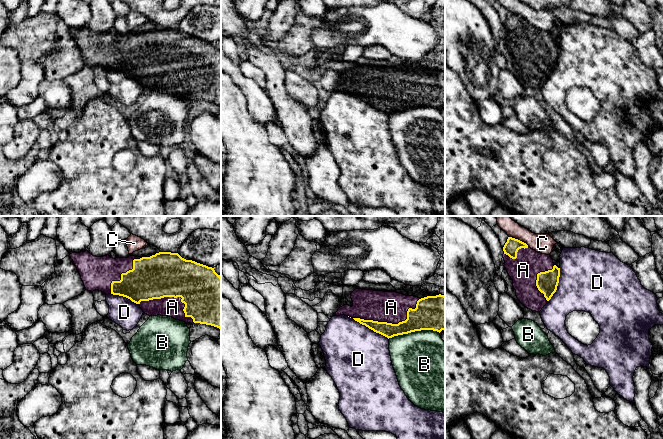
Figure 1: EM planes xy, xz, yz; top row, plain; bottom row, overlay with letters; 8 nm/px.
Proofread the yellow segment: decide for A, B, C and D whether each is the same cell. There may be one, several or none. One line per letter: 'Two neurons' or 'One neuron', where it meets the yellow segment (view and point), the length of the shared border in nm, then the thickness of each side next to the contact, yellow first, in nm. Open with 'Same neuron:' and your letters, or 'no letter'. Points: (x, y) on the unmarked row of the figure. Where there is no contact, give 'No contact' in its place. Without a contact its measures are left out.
Same neuron: A
A: One neuron. Touches yellow at xz (391, 99). Shared border 550 nm. Thickness 190 nm (yellow) against 260 nm
B: Two neurons. Touches yellow at xz (413, 107). Shared border 420 nm. Thickness 280 nm (yellow) against 460 nm
C: Two neurons. Touches yellow at yz (519, 16). Shared border 180 nm. Thickness 120 nm (yellow) against 160 nm
D: Two neurons. Touches yellow at xz (370, 104). Shared border 340 nm. Thickness 120 nm (yellow) against 480 nm

